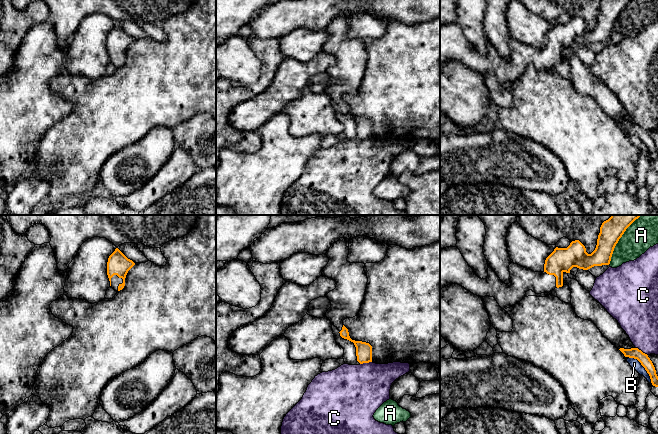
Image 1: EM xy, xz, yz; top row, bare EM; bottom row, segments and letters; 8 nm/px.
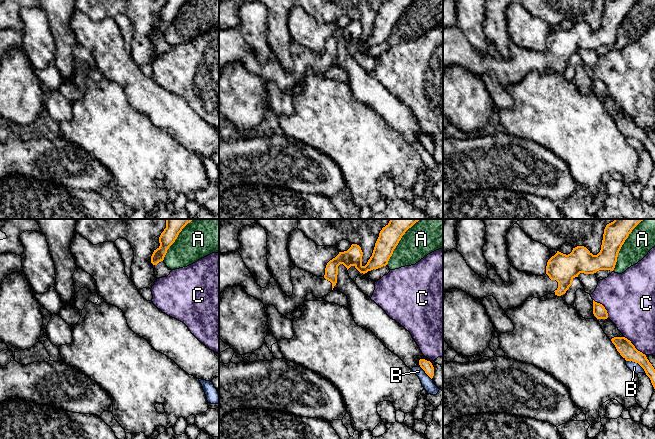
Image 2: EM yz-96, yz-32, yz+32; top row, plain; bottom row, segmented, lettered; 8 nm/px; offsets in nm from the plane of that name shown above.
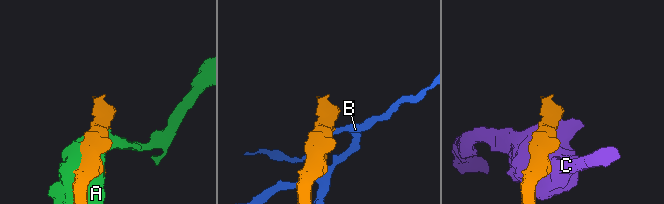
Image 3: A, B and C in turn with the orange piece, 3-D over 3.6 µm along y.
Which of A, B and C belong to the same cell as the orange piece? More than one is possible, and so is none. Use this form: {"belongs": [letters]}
{"belongs": []}

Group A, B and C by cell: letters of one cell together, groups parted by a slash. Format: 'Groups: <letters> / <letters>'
Groups: A / B / C

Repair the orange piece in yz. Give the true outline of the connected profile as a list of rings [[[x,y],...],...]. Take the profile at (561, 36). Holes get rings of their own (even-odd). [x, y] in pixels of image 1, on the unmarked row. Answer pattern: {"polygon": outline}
{"polygon": [[[602,0],[596,24],[591,30],[586,28],[585,22],[579,16],[572,17],[567,24],[556,23],[546,34],[543,48],[534,48],[518,40],[511,39],[508,43],[511,53],[509,60],[503,59],[491,43],[488,44],[486,55],[479,54],[456,22],[440,25],[440,66],[449,60],[458,60],[474,71],[494,73],[499,82],[505,86],[520,78],[529,66],[541,70],[549,69],[556,63],[562,63],[563,49],[570,49],[573,43],[588,46],[594,42],[609,41],[616,20],[630,1]]]}

